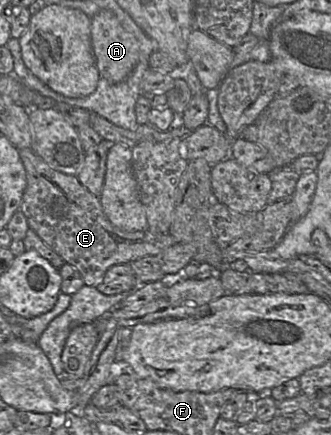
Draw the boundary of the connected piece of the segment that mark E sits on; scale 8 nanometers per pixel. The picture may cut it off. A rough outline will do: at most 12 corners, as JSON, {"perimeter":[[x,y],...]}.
{"perimeter":[[18,151],[29,228],[96,287],[169,233],[126,232],[76,175]]}

